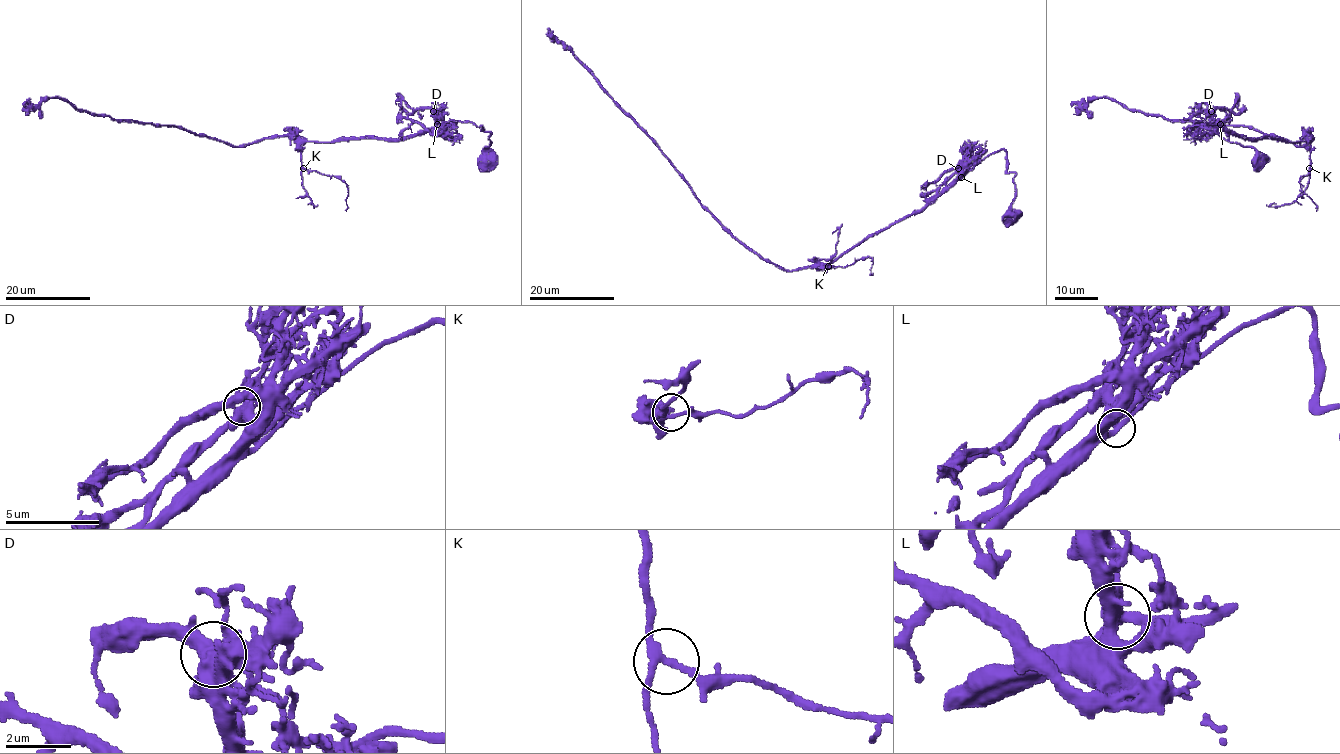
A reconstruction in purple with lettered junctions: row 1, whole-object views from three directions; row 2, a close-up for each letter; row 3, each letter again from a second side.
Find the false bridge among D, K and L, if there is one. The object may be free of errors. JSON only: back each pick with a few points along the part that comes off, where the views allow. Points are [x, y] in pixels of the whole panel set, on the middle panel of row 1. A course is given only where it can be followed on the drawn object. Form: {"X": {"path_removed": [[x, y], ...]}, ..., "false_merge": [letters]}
{"false_merge": []}

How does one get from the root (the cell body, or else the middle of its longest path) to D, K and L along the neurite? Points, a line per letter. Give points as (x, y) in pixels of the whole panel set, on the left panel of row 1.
D: (487, 161), (485, 150), (491, 143), (489, 132), (469, 121), (439, 124), (433, 111)
K: (487, 161), (485, 150), (491, 134), (481, 126), (456, 121), (398, 138), (306, 142), (301, 146), (303, 168)
L: (487, 161), (485, 150), (491, 143), (491, 134), (485, 132), (481, 126), (476, 127), (469, 121), (437, 124)

